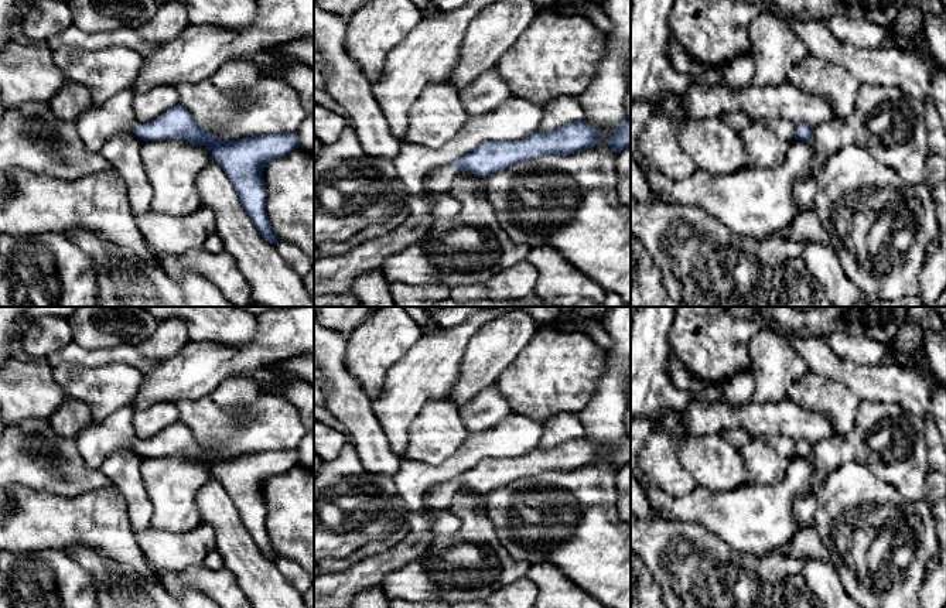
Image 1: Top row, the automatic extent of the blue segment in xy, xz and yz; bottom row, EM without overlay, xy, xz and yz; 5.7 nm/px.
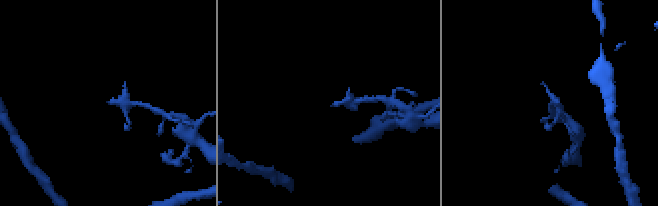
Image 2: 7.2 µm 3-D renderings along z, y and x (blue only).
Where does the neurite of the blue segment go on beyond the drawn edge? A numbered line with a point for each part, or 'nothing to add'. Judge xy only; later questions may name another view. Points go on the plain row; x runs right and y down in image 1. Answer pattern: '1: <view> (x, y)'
nothing to add

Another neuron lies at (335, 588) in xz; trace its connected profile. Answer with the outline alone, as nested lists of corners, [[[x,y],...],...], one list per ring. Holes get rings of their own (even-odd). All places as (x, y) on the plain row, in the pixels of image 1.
[[[426,506],[411,512],[403,540],[344,571],[329,571],[314,578],[314,608],[351,608],[361,591],[380,584],[389,573],[417,560],[434,542],[431,527],[437,512]]]

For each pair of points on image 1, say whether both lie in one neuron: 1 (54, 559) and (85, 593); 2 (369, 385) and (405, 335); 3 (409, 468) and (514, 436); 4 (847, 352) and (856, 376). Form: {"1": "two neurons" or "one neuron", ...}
{"1": "one neuron", "2": "one neuron", "3": "one neuron", "4": "two neurons"}

